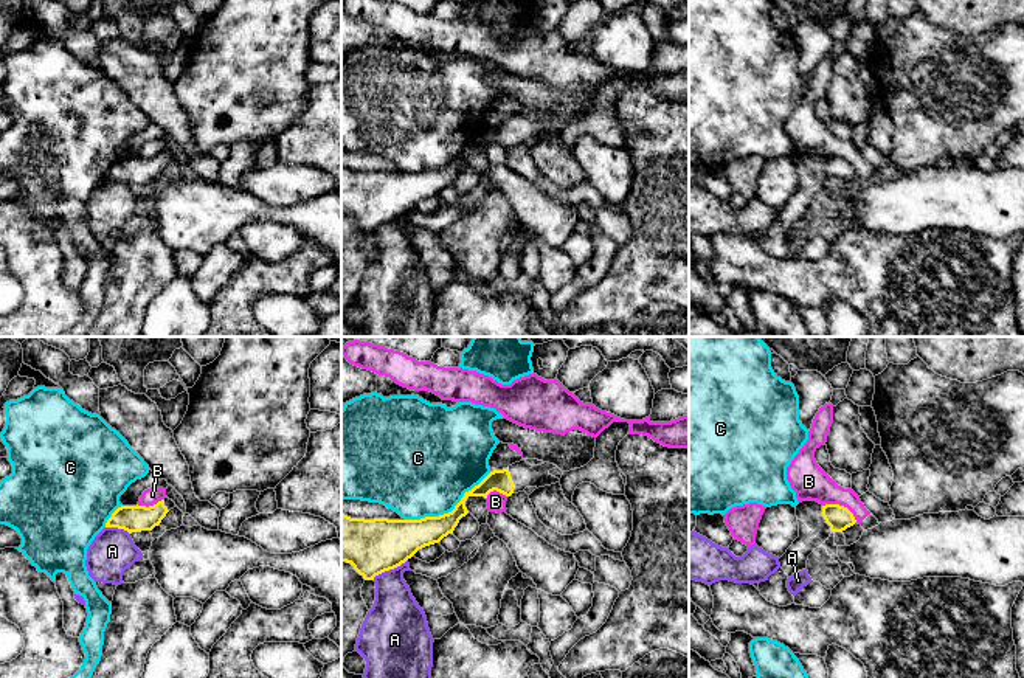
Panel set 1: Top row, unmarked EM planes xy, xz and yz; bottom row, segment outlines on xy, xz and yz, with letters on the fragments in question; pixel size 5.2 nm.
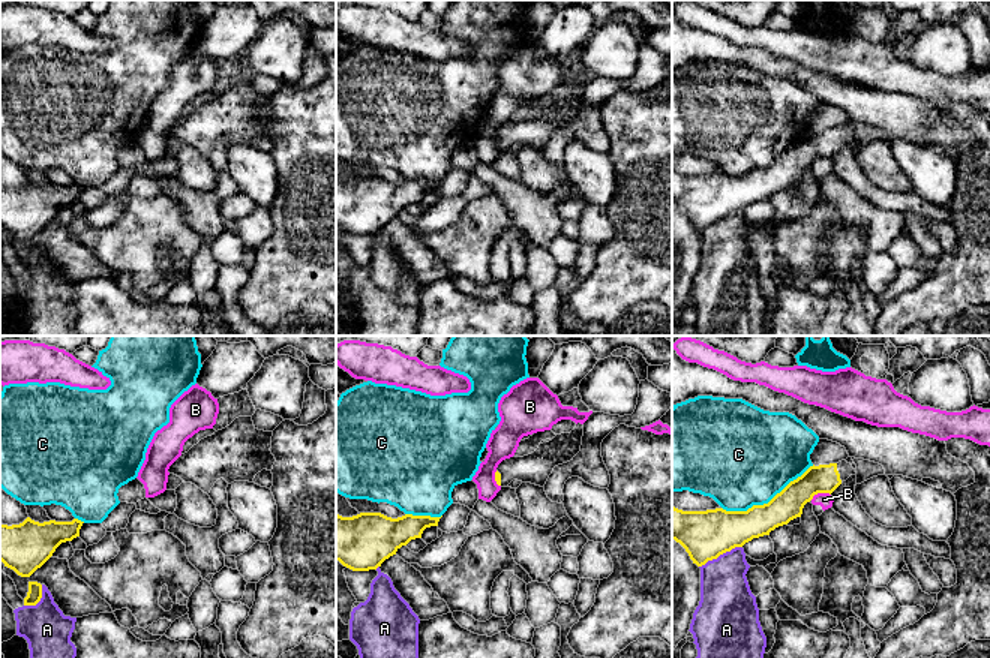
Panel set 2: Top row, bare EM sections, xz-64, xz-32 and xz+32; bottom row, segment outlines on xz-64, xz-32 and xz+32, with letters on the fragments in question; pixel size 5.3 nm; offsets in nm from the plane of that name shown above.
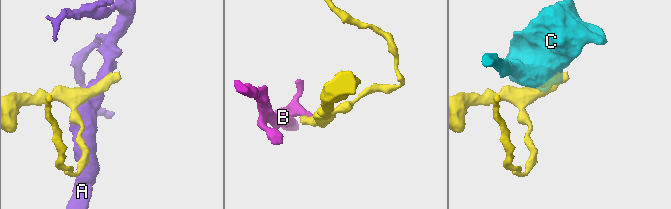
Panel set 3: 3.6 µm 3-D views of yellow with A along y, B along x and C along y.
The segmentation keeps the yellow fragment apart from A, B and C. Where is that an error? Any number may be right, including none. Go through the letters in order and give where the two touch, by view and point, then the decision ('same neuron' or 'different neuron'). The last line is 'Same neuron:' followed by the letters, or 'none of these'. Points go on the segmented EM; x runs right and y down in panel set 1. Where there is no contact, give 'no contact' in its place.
A: contact xz (390, 568); different neuron
B: contact yz (841, 506); different neuron
C: contact xz (449, 512); different neuron
Same neuron: none of these

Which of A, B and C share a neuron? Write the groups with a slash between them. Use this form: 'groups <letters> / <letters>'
groups A / B / C

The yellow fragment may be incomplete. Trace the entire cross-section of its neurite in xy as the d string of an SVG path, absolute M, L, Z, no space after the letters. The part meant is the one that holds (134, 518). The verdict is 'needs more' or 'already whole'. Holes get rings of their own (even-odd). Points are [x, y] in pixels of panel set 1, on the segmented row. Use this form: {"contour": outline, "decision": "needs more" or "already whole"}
{"contour": "M168 496L154 506L121 506L107 520L106 528L124 529L129 534L152 531L161 523L166 514L175 507Z", "decision": "needs more"}

